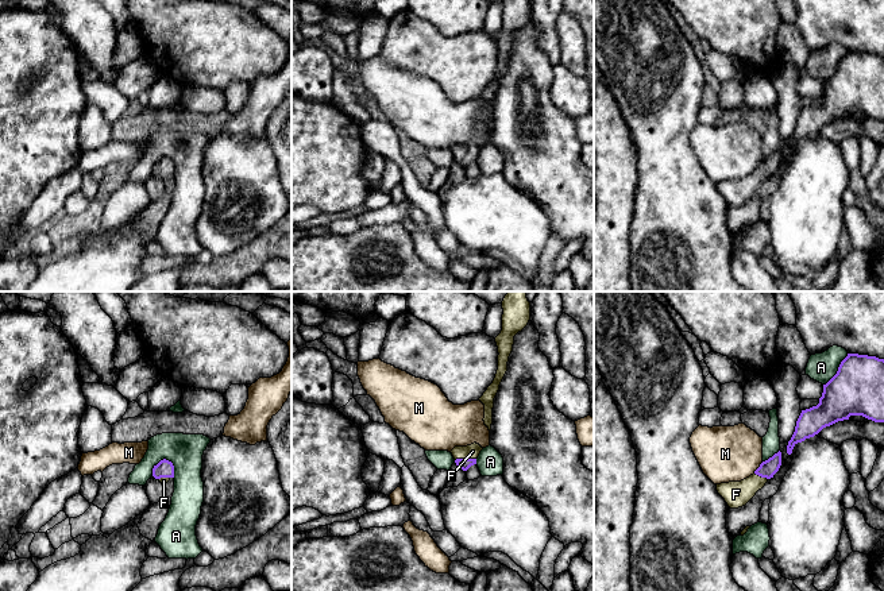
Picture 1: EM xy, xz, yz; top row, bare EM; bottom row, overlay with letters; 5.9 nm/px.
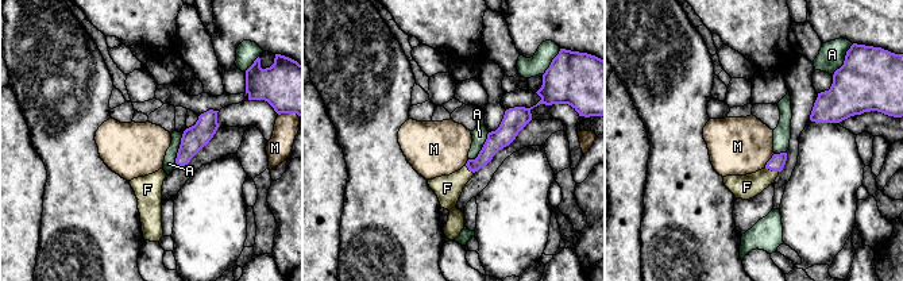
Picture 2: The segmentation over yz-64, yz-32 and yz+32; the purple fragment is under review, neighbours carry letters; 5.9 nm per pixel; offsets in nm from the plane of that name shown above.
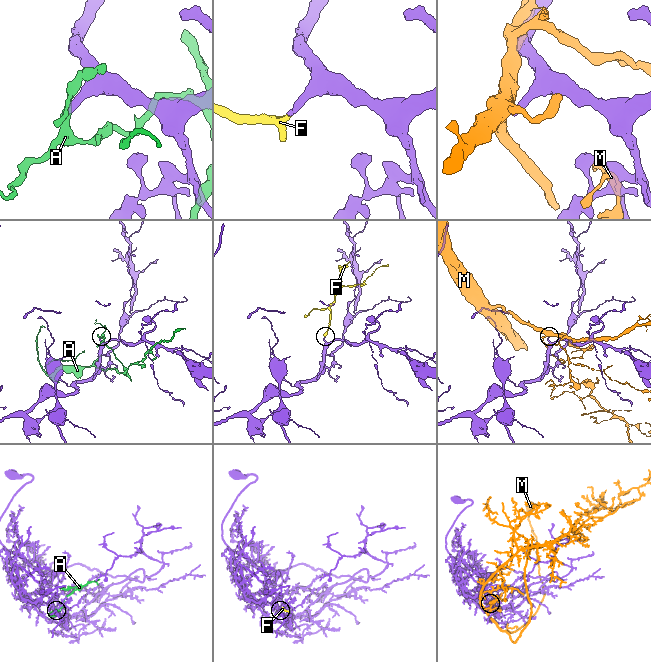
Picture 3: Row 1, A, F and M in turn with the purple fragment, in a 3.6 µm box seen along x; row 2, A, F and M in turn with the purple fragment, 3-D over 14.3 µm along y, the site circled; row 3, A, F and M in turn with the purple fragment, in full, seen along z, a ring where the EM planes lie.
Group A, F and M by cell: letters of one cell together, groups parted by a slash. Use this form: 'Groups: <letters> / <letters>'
Groups: A / F / M

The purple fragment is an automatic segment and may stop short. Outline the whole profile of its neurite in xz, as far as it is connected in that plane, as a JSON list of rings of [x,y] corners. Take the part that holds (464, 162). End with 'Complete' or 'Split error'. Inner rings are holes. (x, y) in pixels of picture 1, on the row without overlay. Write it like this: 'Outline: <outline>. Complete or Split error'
Outline: [[[474,140],[467,144],[455,144],[451,151],[455,157],[455,161],[463,169],[467,169],[471,163],[476,162],[476,157],[483,146]]]. Split error

